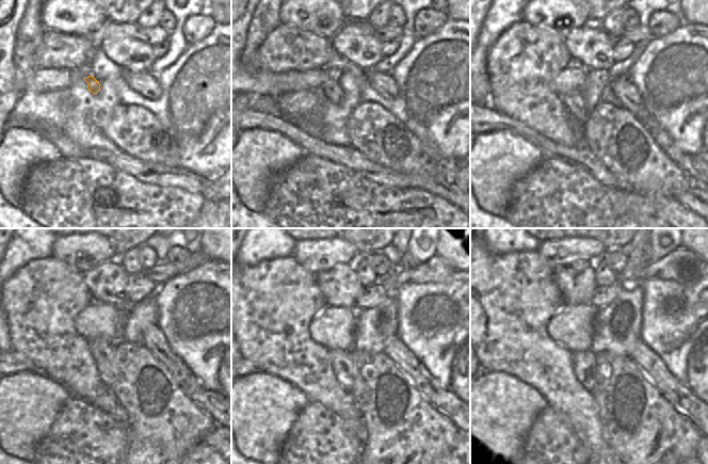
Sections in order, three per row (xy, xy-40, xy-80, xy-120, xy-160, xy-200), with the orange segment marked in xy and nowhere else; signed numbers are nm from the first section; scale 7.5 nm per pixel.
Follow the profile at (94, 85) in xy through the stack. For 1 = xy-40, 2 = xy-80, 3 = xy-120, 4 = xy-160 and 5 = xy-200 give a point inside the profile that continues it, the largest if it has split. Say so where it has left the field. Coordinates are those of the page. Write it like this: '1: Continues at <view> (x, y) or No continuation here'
1: Continues at xy-40 (332, 92)
2: Continues at xy-80 (574, 102)
3: Continues at xy-120 (102, 351)
4: Continues at xy-160 (341, 360)
5: Continues at xy-200 (583, 362)

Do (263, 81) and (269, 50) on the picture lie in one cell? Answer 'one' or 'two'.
two

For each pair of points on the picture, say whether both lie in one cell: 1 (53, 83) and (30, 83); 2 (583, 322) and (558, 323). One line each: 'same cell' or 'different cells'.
1: same cell
2: same cell

